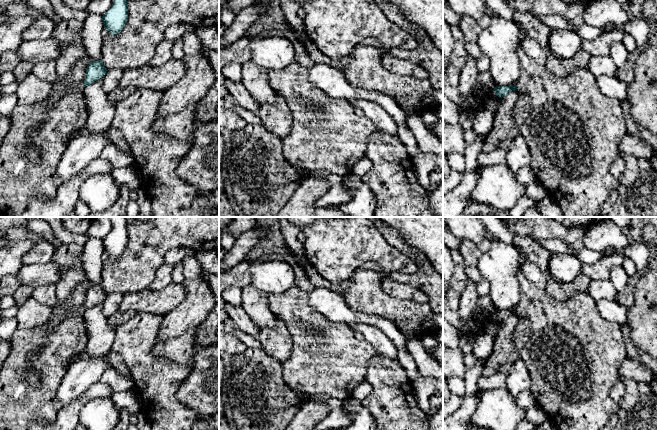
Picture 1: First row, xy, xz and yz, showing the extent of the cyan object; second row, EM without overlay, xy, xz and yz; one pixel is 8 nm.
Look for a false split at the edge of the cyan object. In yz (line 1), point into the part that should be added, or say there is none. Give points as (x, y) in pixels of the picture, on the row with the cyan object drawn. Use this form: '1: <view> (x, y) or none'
1: none

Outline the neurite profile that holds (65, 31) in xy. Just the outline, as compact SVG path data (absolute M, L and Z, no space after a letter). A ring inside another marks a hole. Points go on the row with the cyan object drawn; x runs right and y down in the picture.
M77 20L57 21L52 37L61 44L61 52L56 59L56 80L68 75L74 64L86 56L86 51L73 40L77 32L82 28L82 23Z

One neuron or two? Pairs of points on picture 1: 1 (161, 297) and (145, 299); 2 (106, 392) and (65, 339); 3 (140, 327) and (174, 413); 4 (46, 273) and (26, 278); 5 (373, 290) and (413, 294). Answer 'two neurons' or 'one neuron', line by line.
1: one neuron
2: two neurons
3: one neuron
4: one neuron
5: two neurons

